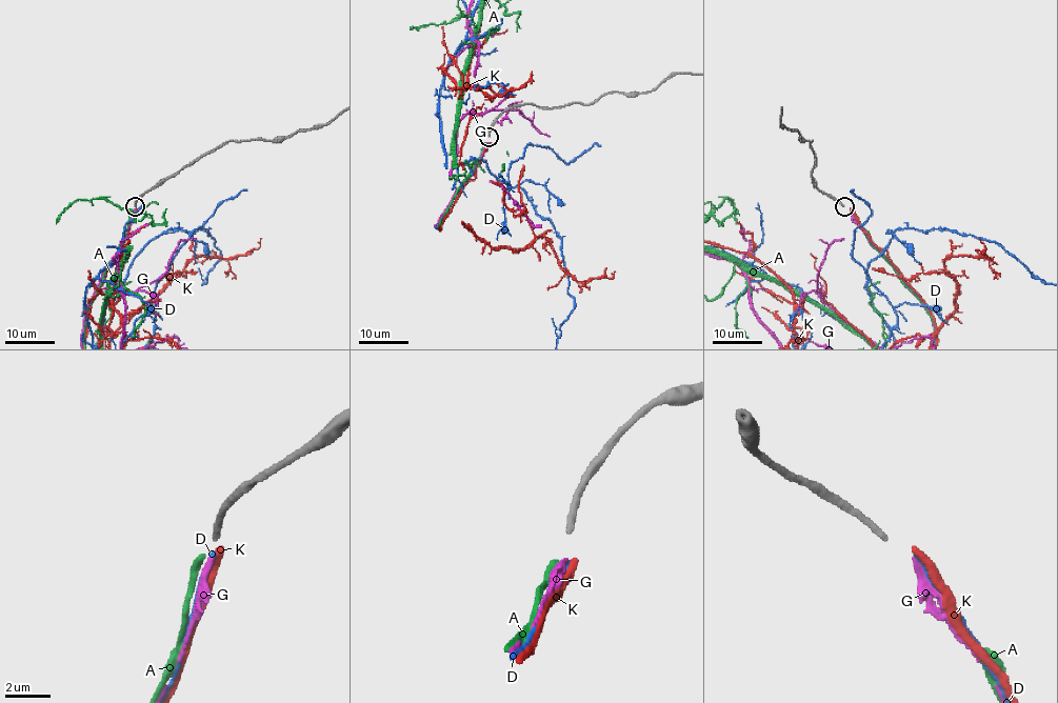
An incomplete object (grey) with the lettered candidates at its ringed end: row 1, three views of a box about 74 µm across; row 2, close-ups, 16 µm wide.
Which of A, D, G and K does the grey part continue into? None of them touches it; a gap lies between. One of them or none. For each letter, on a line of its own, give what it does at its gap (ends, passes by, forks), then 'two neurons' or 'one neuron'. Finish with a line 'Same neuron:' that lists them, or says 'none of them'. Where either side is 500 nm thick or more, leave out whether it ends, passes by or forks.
A: it ends there; two neurons
D: it ends there; two neurons
G: it ends there; two neurons
K: it ends there; one neuron
Same neuron: K

